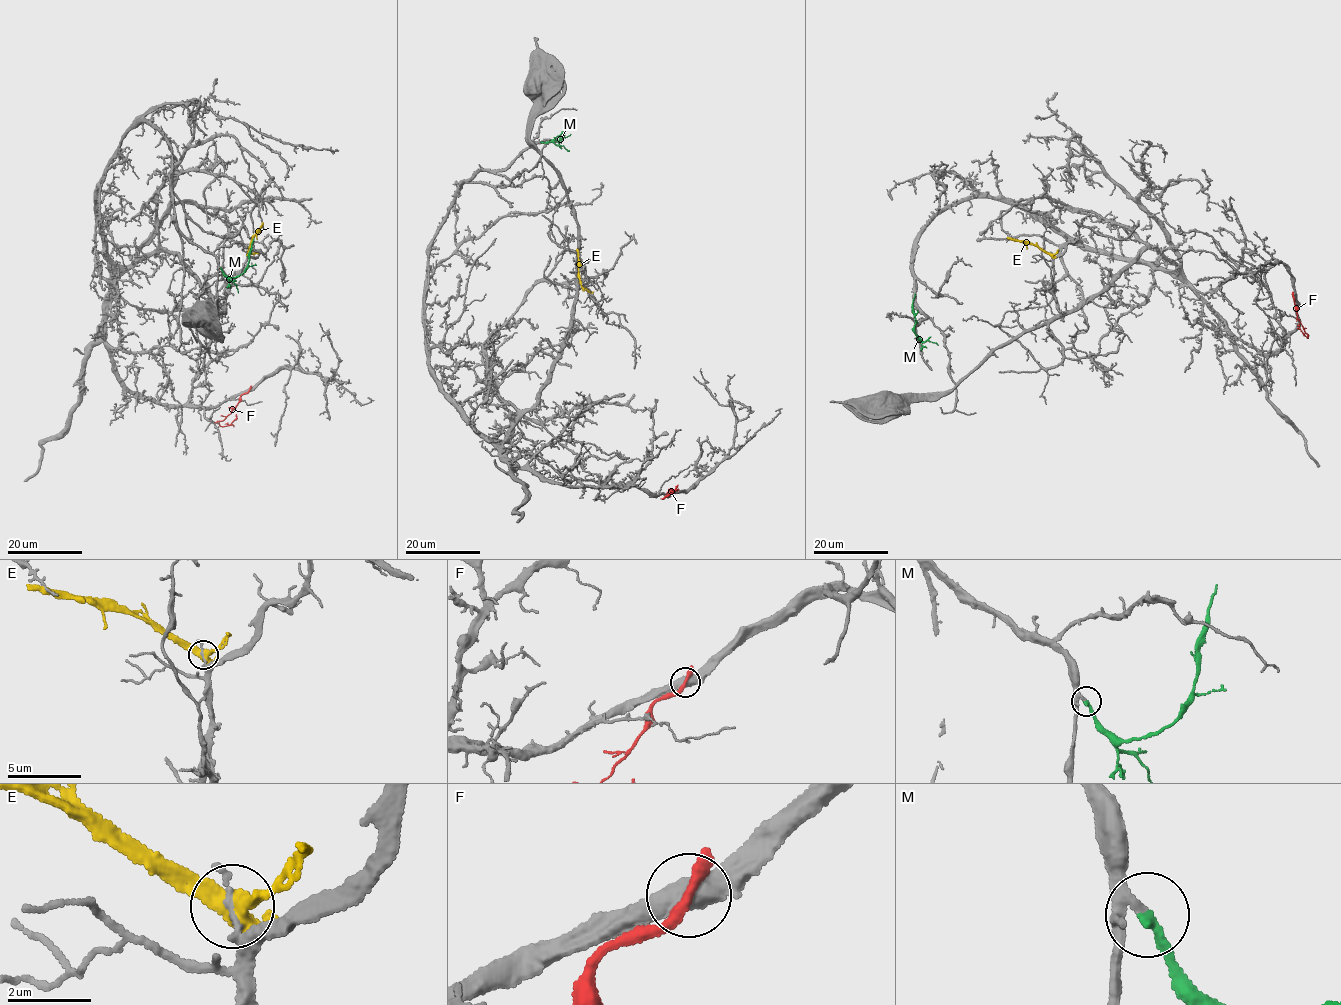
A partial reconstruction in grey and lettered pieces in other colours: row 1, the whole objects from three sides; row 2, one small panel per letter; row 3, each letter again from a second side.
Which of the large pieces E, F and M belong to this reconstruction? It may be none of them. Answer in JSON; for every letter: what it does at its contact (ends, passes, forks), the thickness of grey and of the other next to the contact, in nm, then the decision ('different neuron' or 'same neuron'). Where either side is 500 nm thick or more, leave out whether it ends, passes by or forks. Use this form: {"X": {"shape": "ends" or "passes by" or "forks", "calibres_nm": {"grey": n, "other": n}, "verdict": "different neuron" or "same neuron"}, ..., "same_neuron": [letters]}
{"E": {"shape": "passes by", "calibres_nm": {"grey": 180, "other": 400}, "verdict": "different neuron"}, "F": {"calibres_nm": {"grey": 500, "other": 360}, "verdict": "different neuron"}, "M": {"shape": "ends", "calibres_nm": {"grey": 200, "other": 240}, "verdict": "same neuron"}, "same_neuron": ["M"]}

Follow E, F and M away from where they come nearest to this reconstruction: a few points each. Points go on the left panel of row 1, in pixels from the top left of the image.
E: (248, 252), (263, 222)
F: (249, 390), (219, 424), (229, 425), (236, 414)
M: (220, 268), (230, 278), (238, 277), (248, 264), (254, 238)

